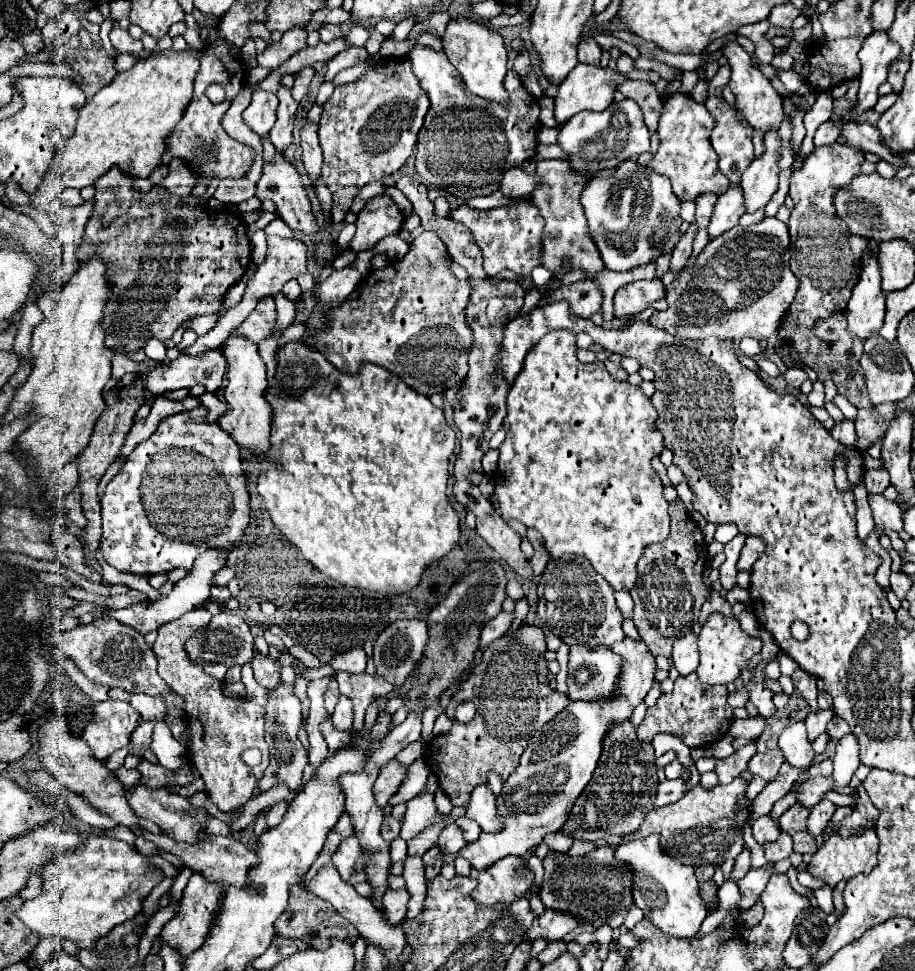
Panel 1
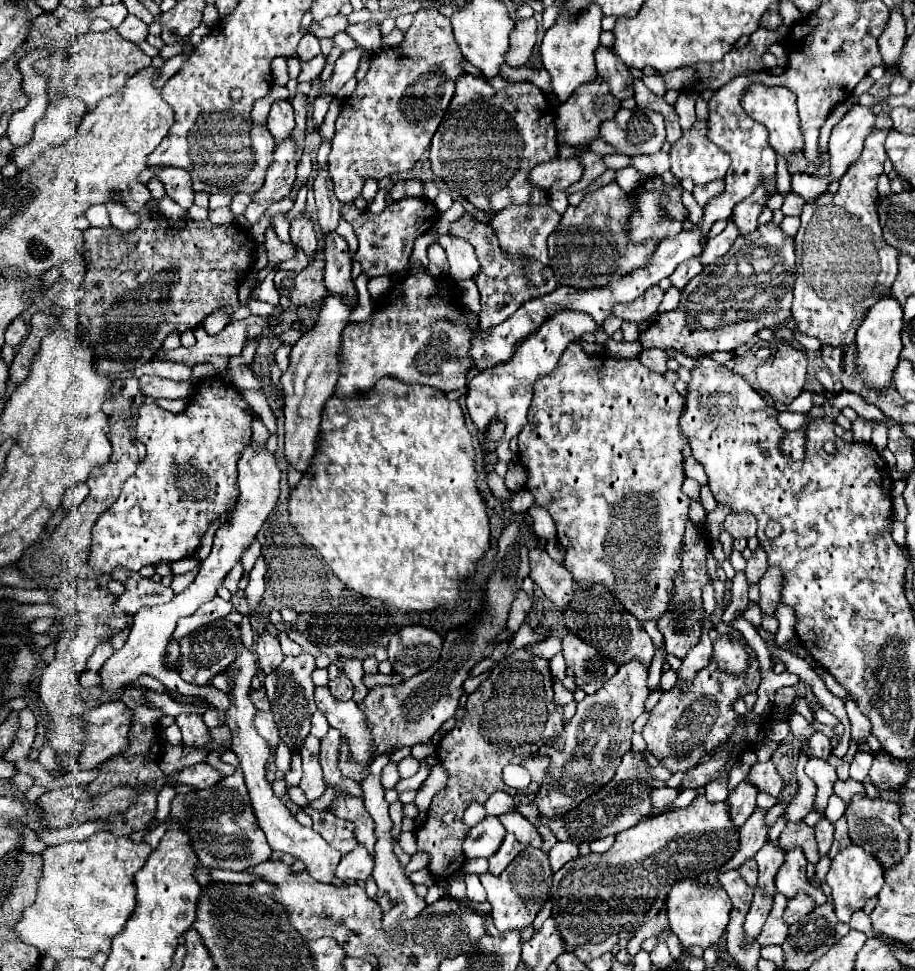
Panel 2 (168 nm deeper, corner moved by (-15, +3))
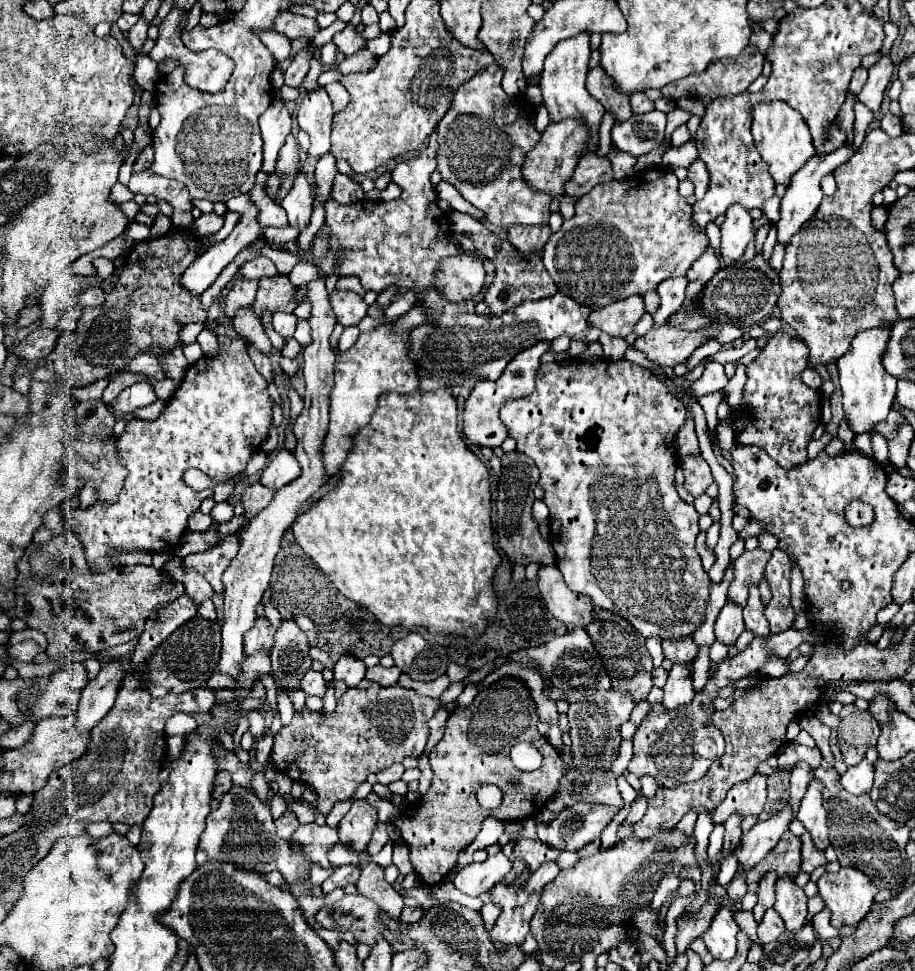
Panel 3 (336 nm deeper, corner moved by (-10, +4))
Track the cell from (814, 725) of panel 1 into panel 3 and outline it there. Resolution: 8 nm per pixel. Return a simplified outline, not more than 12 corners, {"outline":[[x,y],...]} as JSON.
{"outline":[[796,763],[790,777],[788,805],[798,813],[814,769]]}

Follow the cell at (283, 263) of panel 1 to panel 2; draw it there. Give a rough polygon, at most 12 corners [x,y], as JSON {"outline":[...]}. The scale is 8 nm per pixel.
{"outline":[[305,214],[291,220],[291,242],[311,262],[317,252],[313,222]]}

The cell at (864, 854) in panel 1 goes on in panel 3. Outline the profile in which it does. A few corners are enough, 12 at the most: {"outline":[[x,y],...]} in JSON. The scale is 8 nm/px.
{"outline":[[852,867],[818,881],[830,923],[858,925],[878,887]]}

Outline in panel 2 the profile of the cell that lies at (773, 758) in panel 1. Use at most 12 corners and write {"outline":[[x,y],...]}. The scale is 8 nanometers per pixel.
{"outline":[[757,762],[749,780],[771,796],[779,796],[785,780],[777,766]]}

